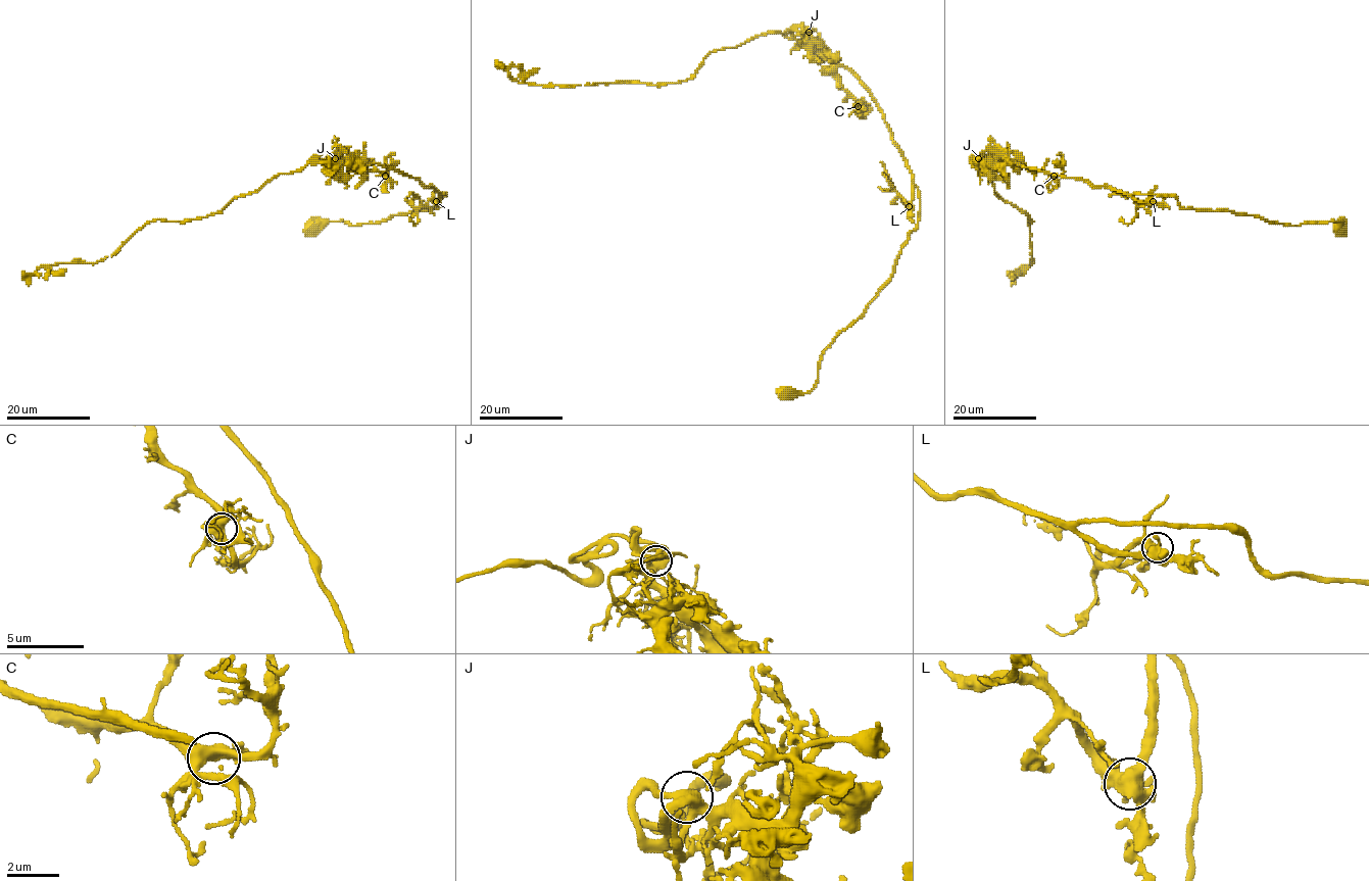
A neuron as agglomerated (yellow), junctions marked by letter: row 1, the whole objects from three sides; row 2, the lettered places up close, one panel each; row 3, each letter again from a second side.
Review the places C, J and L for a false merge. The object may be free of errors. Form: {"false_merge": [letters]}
{"false_merge": []}

